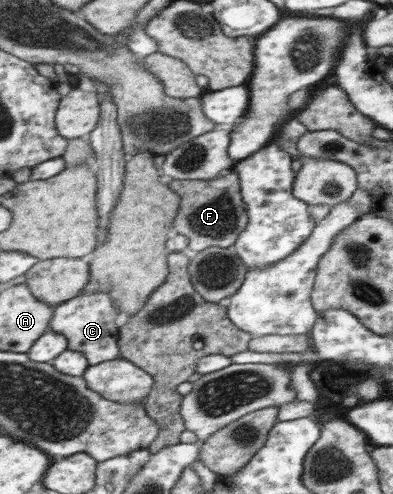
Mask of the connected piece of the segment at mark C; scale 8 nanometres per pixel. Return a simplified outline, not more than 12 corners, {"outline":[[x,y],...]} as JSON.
{"outline":[[106,293],[56,307],[51,329],[91,366],[122,357]]}

